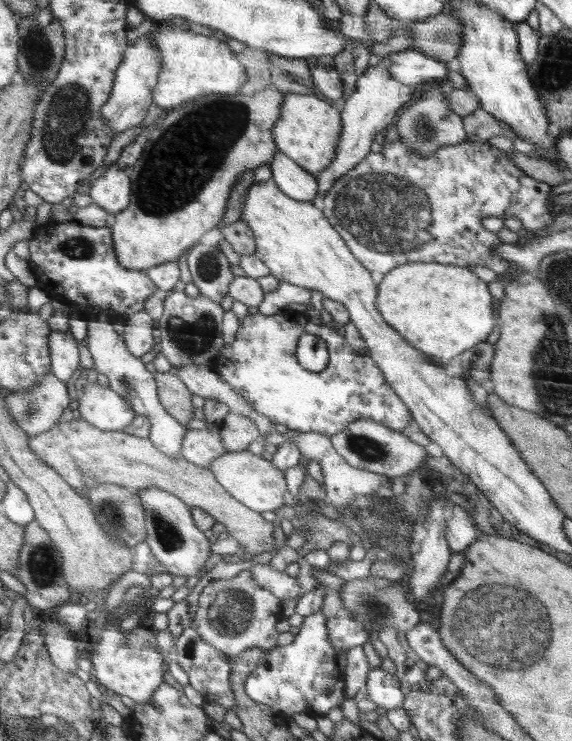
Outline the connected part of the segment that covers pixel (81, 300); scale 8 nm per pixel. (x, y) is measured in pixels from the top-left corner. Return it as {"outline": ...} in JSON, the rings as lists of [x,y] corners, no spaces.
{"outline":[[[72,220],[39,228],[30,240],[31,259],[38,273],[38,287],[52,296],[64,296],[73,307],[110,308],[129,316],[144,308],[144,301],[157,290],[146,270],[124,268],[114,248],[112,228],[82,224]]]}

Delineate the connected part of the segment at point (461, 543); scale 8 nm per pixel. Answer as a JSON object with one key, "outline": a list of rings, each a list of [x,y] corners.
{"outline":[[[454,505],[449,510],[448,527],[446,528],[445,537],[448,546],[451,548],[451,554],[465,551],[468,546],[479,539],[482,534],[477,525],[474,524],[472,516],[460,505]]]}

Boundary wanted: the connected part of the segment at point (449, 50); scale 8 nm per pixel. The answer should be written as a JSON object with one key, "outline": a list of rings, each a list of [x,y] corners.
{"outline":[[[442,13],[424,21],[412,22],[409,28],[412,29],[412,43],[417,51],[453,64],[464,38],[457,17]]]}

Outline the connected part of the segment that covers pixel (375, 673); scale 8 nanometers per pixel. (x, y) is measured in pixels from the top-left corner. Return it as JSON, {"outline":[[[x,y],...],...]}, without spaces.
{"outline":[[[380,667],[367,673],[368,696],[386,711],[403,706],[404,693],[395,675],[386,673]]]}

